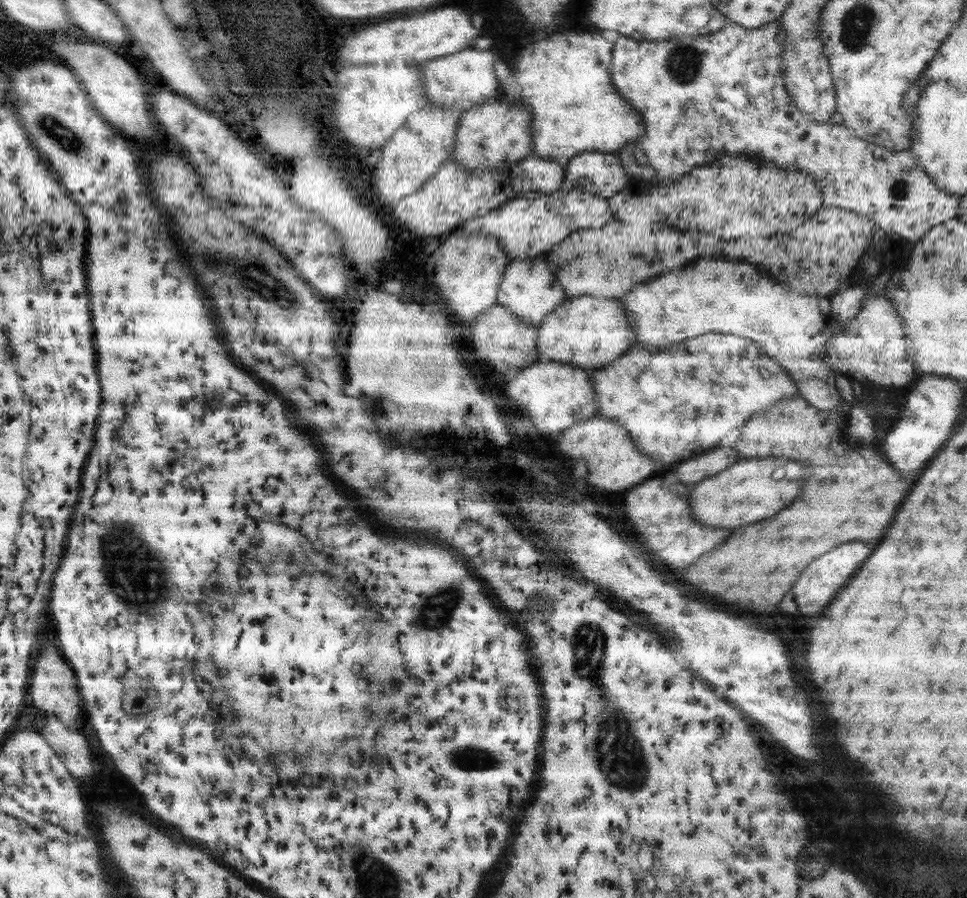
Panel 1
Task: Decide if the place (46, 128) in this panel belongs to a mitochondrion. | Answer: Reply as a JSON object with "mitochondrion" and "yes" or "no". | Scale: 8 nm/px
{"mitochondrion":"yes"}

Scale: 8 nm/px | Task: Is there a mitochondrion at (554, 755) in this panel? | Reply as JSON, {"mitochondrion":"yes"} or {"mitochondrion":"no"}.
{"mitochondrion":"no"}

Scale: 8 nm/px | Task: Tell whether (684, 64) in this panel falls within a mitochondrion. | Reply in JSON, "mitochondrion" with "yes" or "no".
{"mitochondrion":"yes"}

